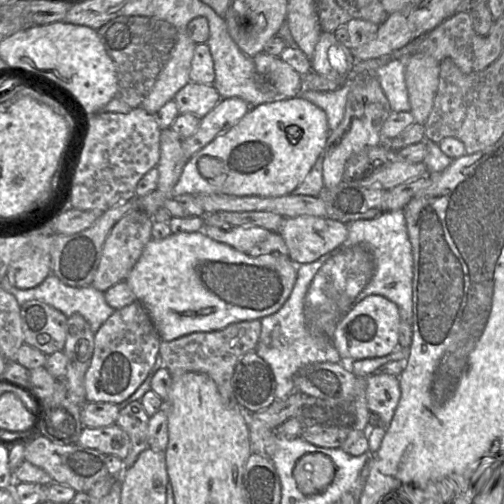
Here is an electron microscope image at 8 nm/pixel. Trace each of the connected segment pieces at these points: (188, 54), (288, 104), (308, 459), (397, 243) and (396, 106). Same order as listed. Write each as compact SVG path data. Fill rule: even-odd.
M178 30L176 44L157 80L140 107L149 114L156 114L189 81L191 61L196 44L185 30Z
M300 95L295 98L277 98L272 102L252 107L246 115L227 132L218 135L212 142L192 155L186 162L181 176L175 186L168 192L154 190L143 196L136 197L136 208L153 216L171 198L183 194L223 194L229 196L260 196L279 197L292 193L305 179L317 158L326 146L329 135L327 116L325 112L304 99ZM203 156L218 159L223 165L224 174L214 179L204 178L198 171L198 161Z
M306 453L299 458L293 469L298 489L305 495L314 495L324 490L335 476L335 465L325 454Z
M403 210L388 211L372 219L360 219L345 225L347 239L318 260L297 265L297 278L289 298L276 313L260 319L261 333L254 352L272 370L276 385L275 400L284 400L295 390L293 377L301 367L321 362L344 363L334 345L335 330L356 304L367 296L386 297L399 307L402 321L412 322L413 255Z
M387 60L374 73L389 101L391 111L410 111L410 102L405 83L405 61Z

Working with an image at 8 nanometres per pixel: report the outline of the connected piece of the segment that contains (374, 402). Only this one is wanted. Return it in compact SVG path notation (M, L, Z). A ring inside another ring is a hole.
M373 373L367 377L368 409L379 416L383 427L391 423L400 396L399 376Z

